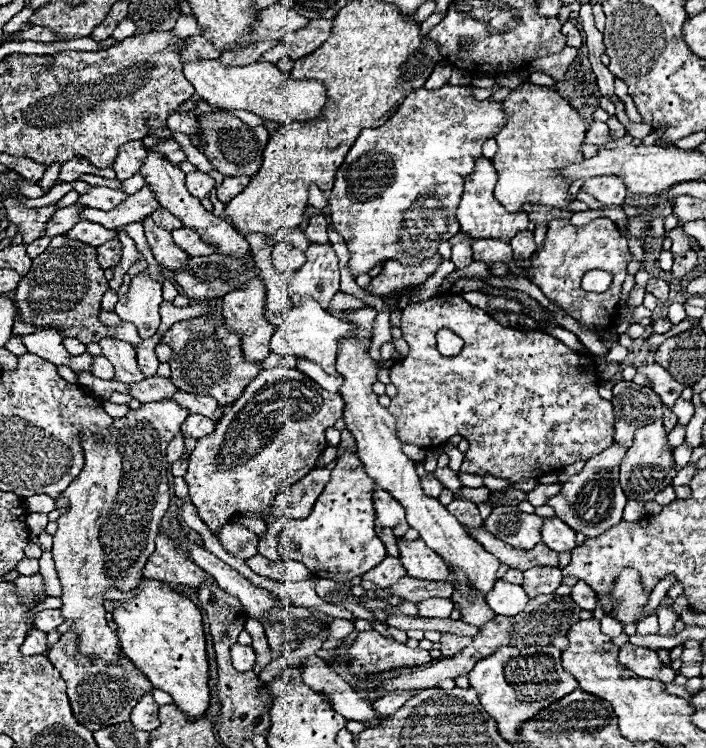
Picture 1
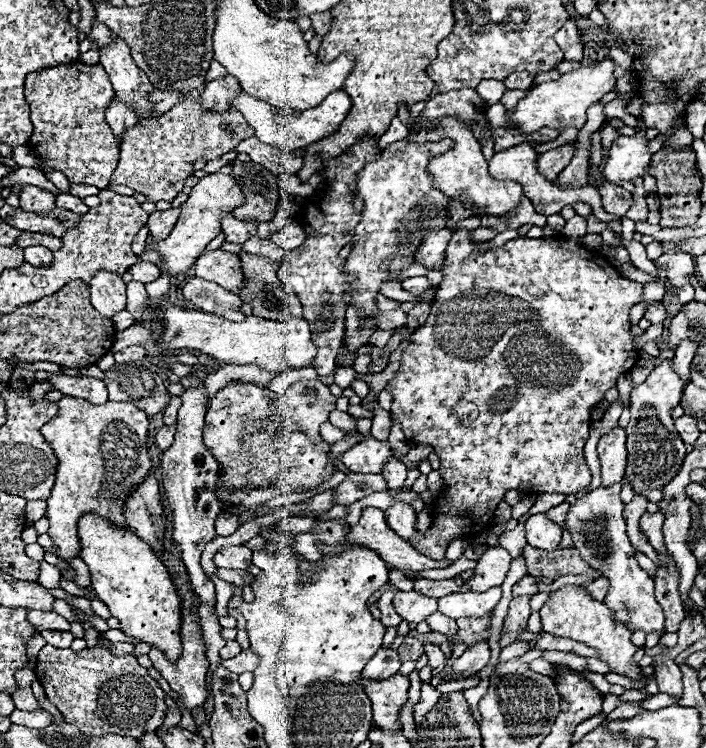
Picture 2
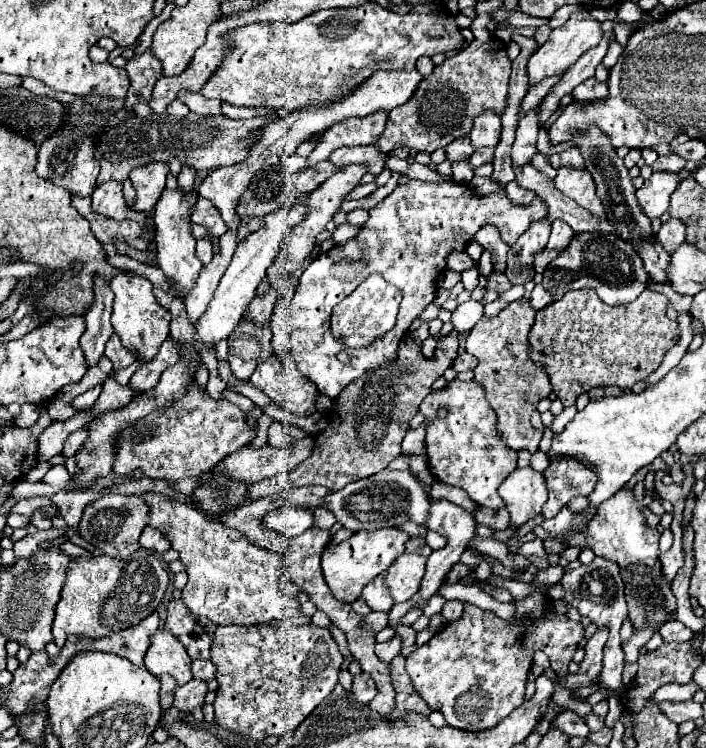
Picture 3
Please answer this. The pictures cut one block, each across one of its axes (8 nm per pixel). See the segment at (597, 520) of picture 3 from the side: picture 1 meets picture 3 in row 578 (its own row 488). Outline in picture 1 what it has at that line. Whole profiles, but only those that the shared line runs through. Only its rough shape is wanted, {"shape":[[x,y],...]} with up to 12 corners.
{"shape":[[662,420],[638,428],[620,466],[630,500],[650,502],[678,474]]}

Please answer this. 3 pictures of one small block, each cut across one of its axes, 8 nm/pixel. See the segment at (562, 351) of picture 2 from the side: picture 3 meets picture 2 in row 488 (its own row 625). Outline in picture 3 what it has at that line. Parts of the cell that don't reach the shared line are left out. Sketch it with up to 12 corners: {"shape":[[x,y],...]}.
{"shape":[[544,592],[518,620],[466,604],[406,656],[448,726],[480,732],[522,704],[536,650],[558,676],[584,624]]}

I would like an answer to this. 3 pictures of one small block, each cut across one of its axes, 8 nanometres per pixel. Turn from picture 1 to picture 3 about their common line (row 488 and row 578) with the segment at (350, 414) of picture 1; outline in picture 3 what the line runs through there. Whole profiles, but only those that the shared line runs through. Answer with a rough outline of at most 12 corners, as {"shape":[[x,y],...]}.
{"shape":[[398,556],[384,572],[394,602],[420,590],[426,556]]}

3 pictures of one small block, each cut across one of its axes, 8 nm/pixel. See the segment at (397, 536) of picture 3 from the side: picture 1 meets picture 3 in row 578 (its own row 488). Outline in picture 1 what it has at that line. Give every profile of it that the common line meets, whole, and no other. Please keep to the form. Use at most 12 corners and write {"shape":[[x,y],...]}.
{"shape":[[340,454],[282,558],[346,582],[380,564],[374,480]]}

